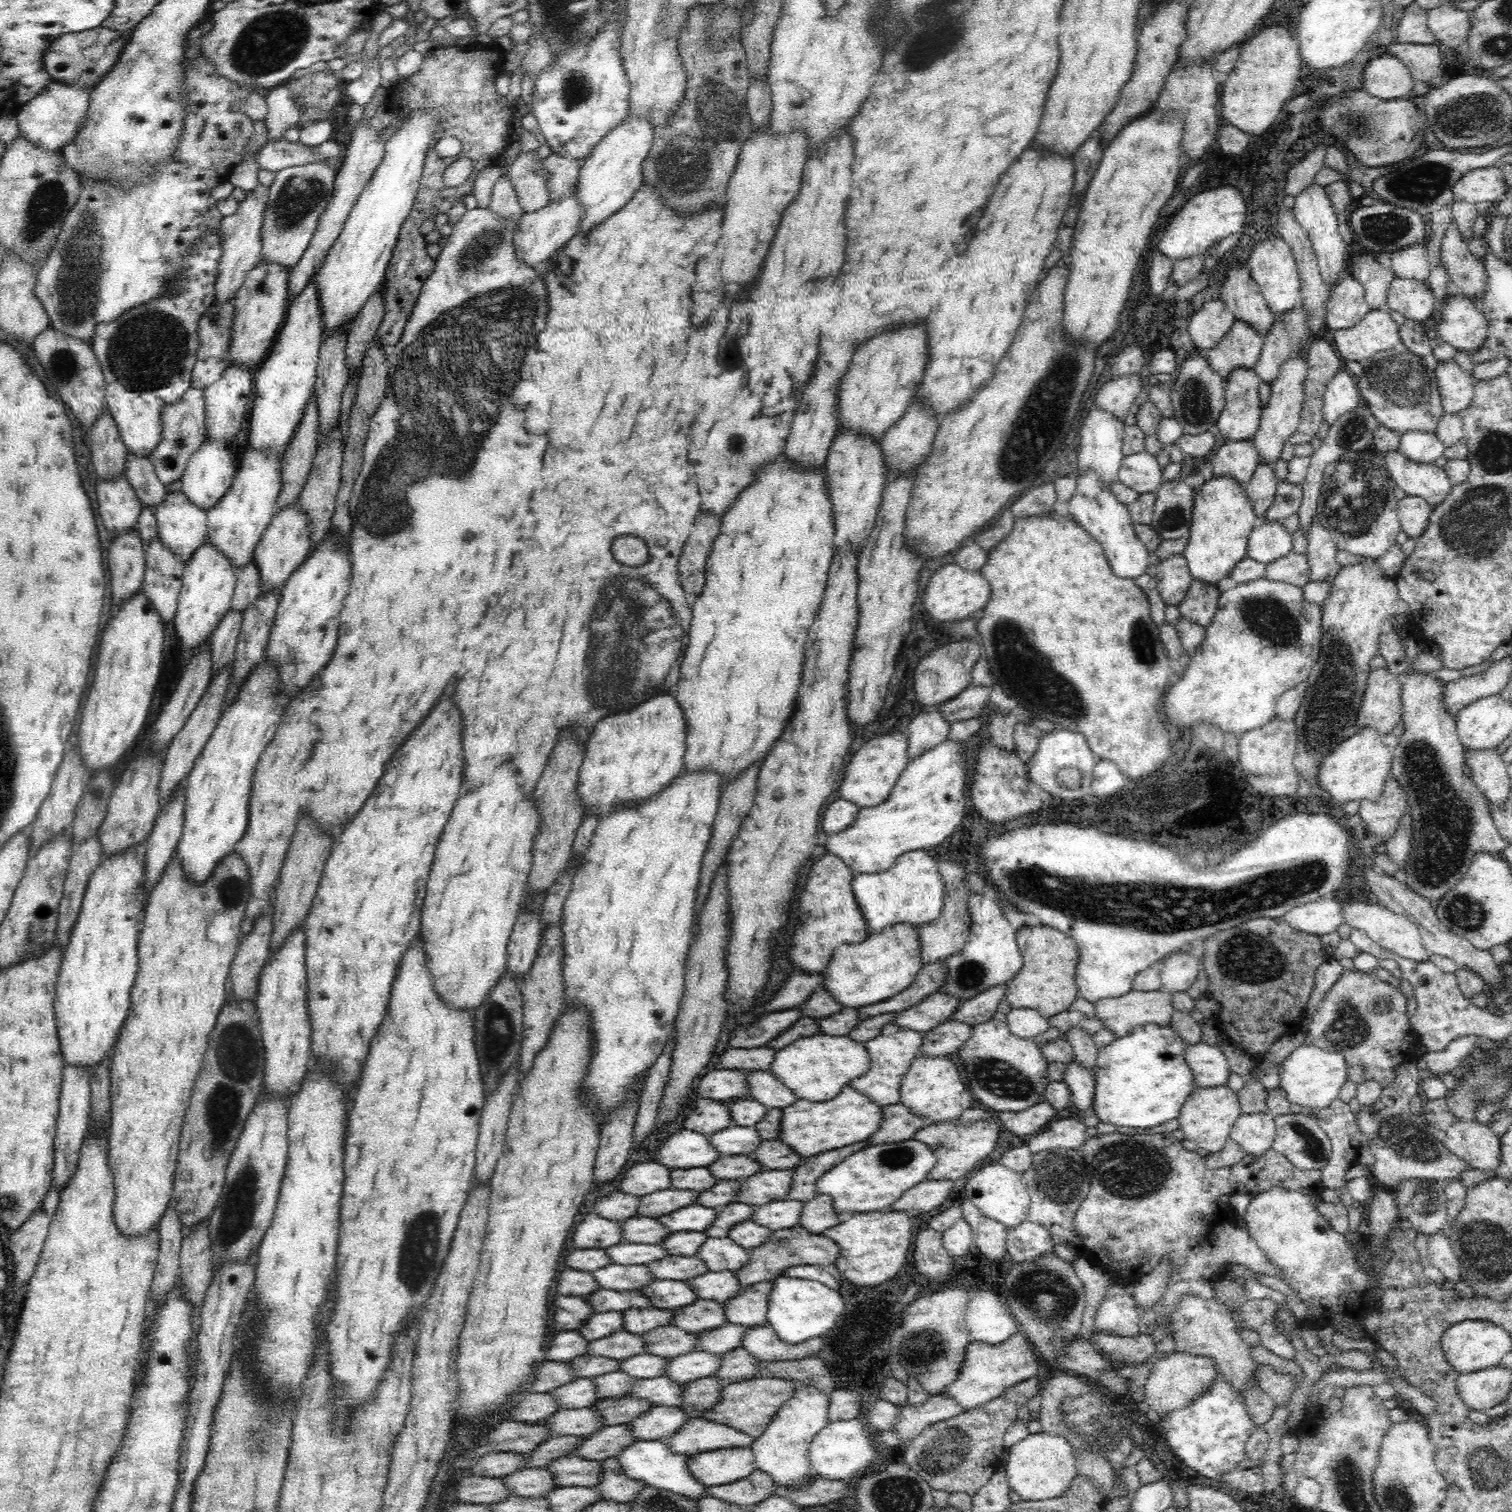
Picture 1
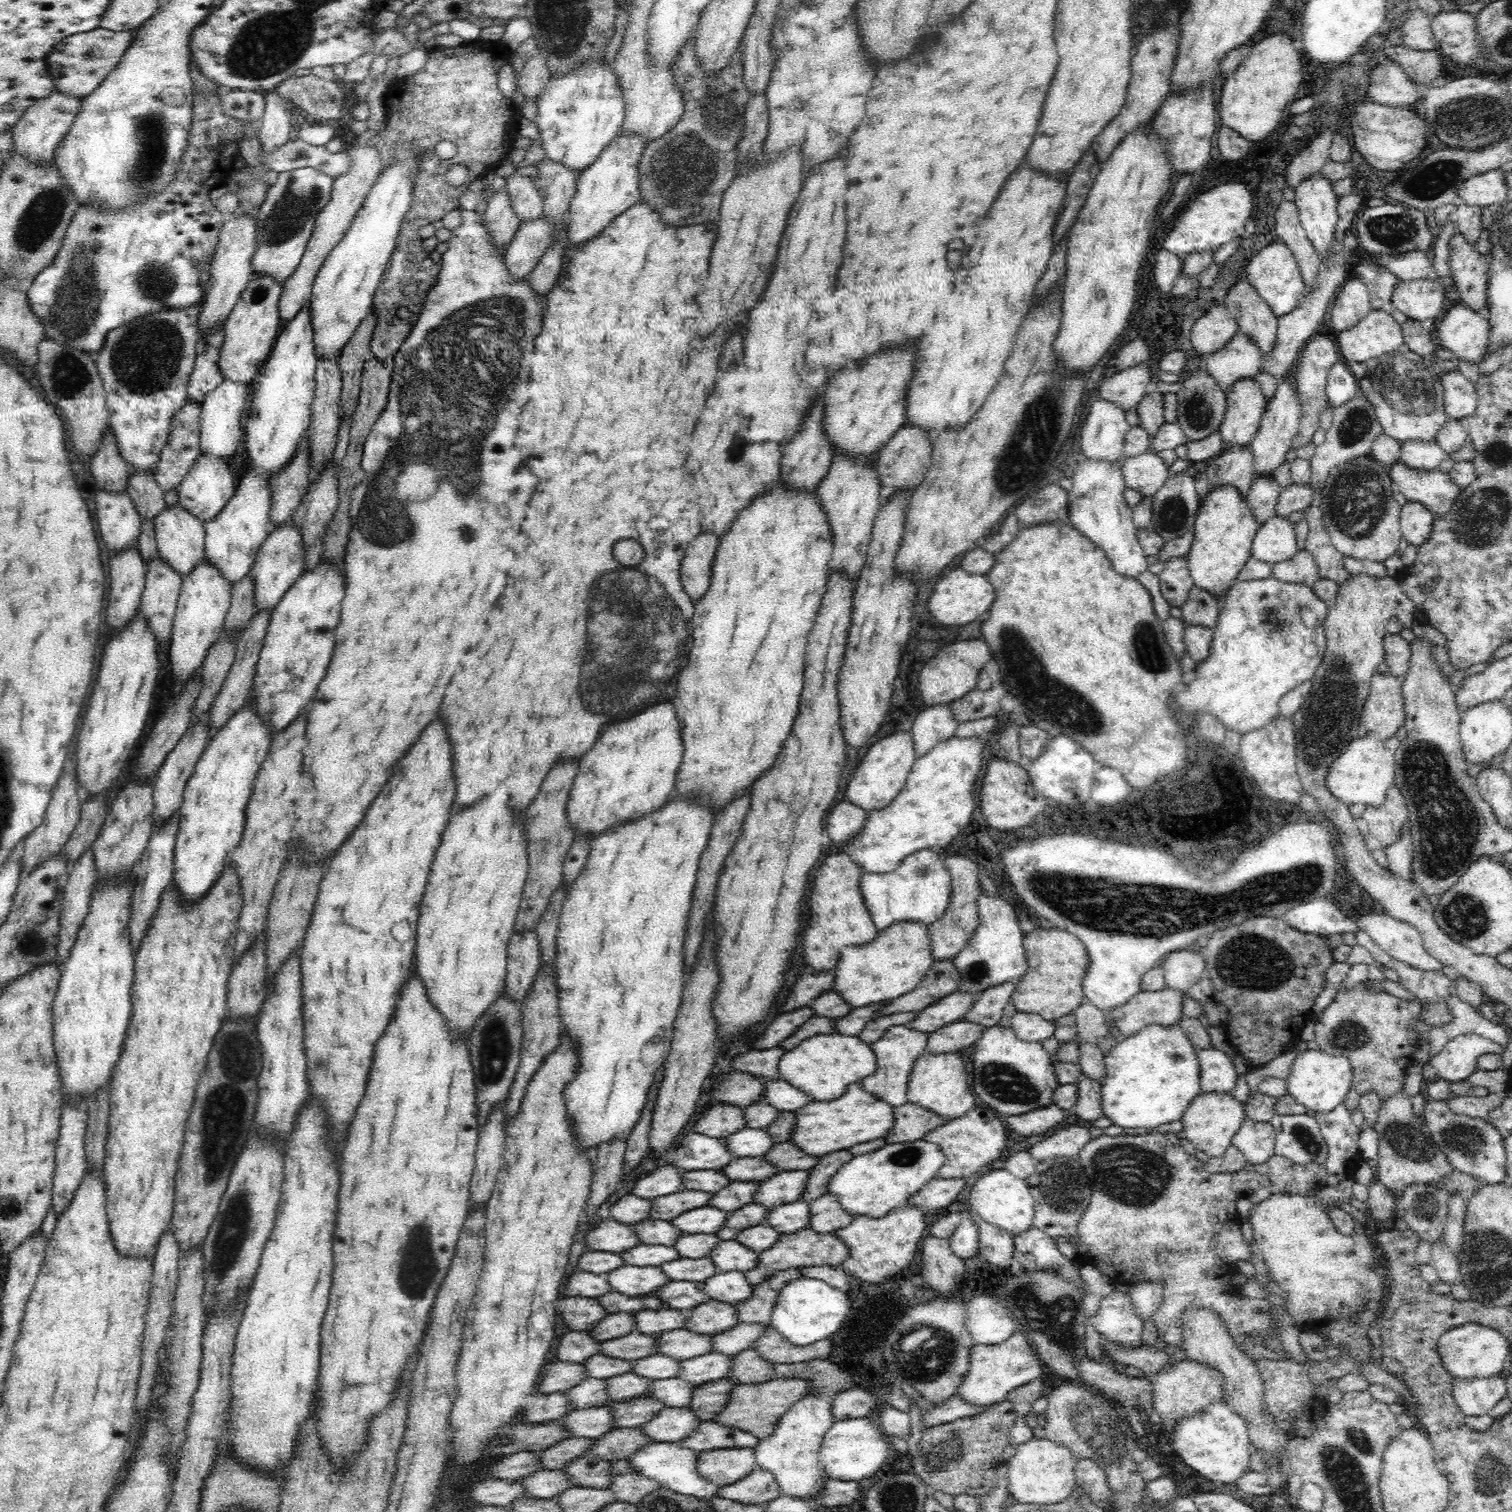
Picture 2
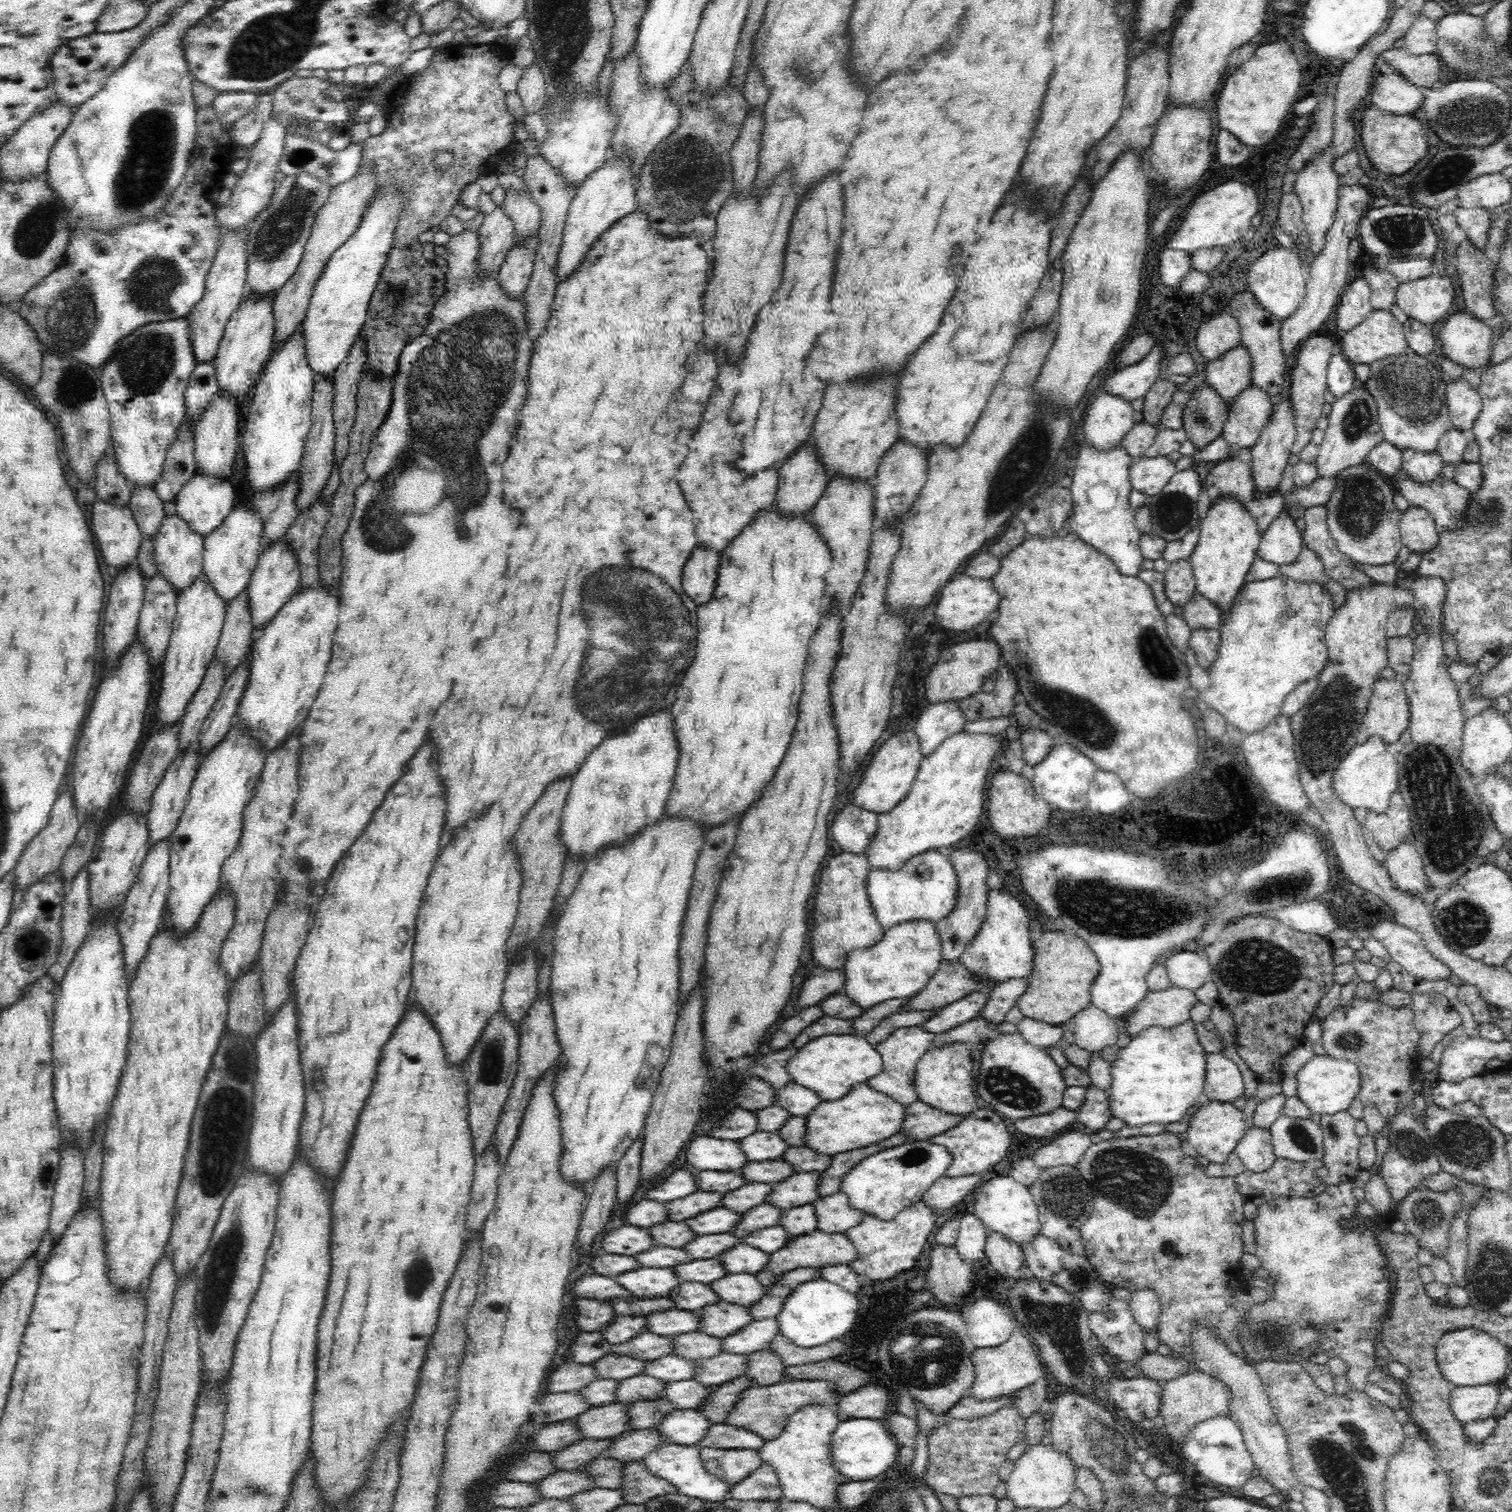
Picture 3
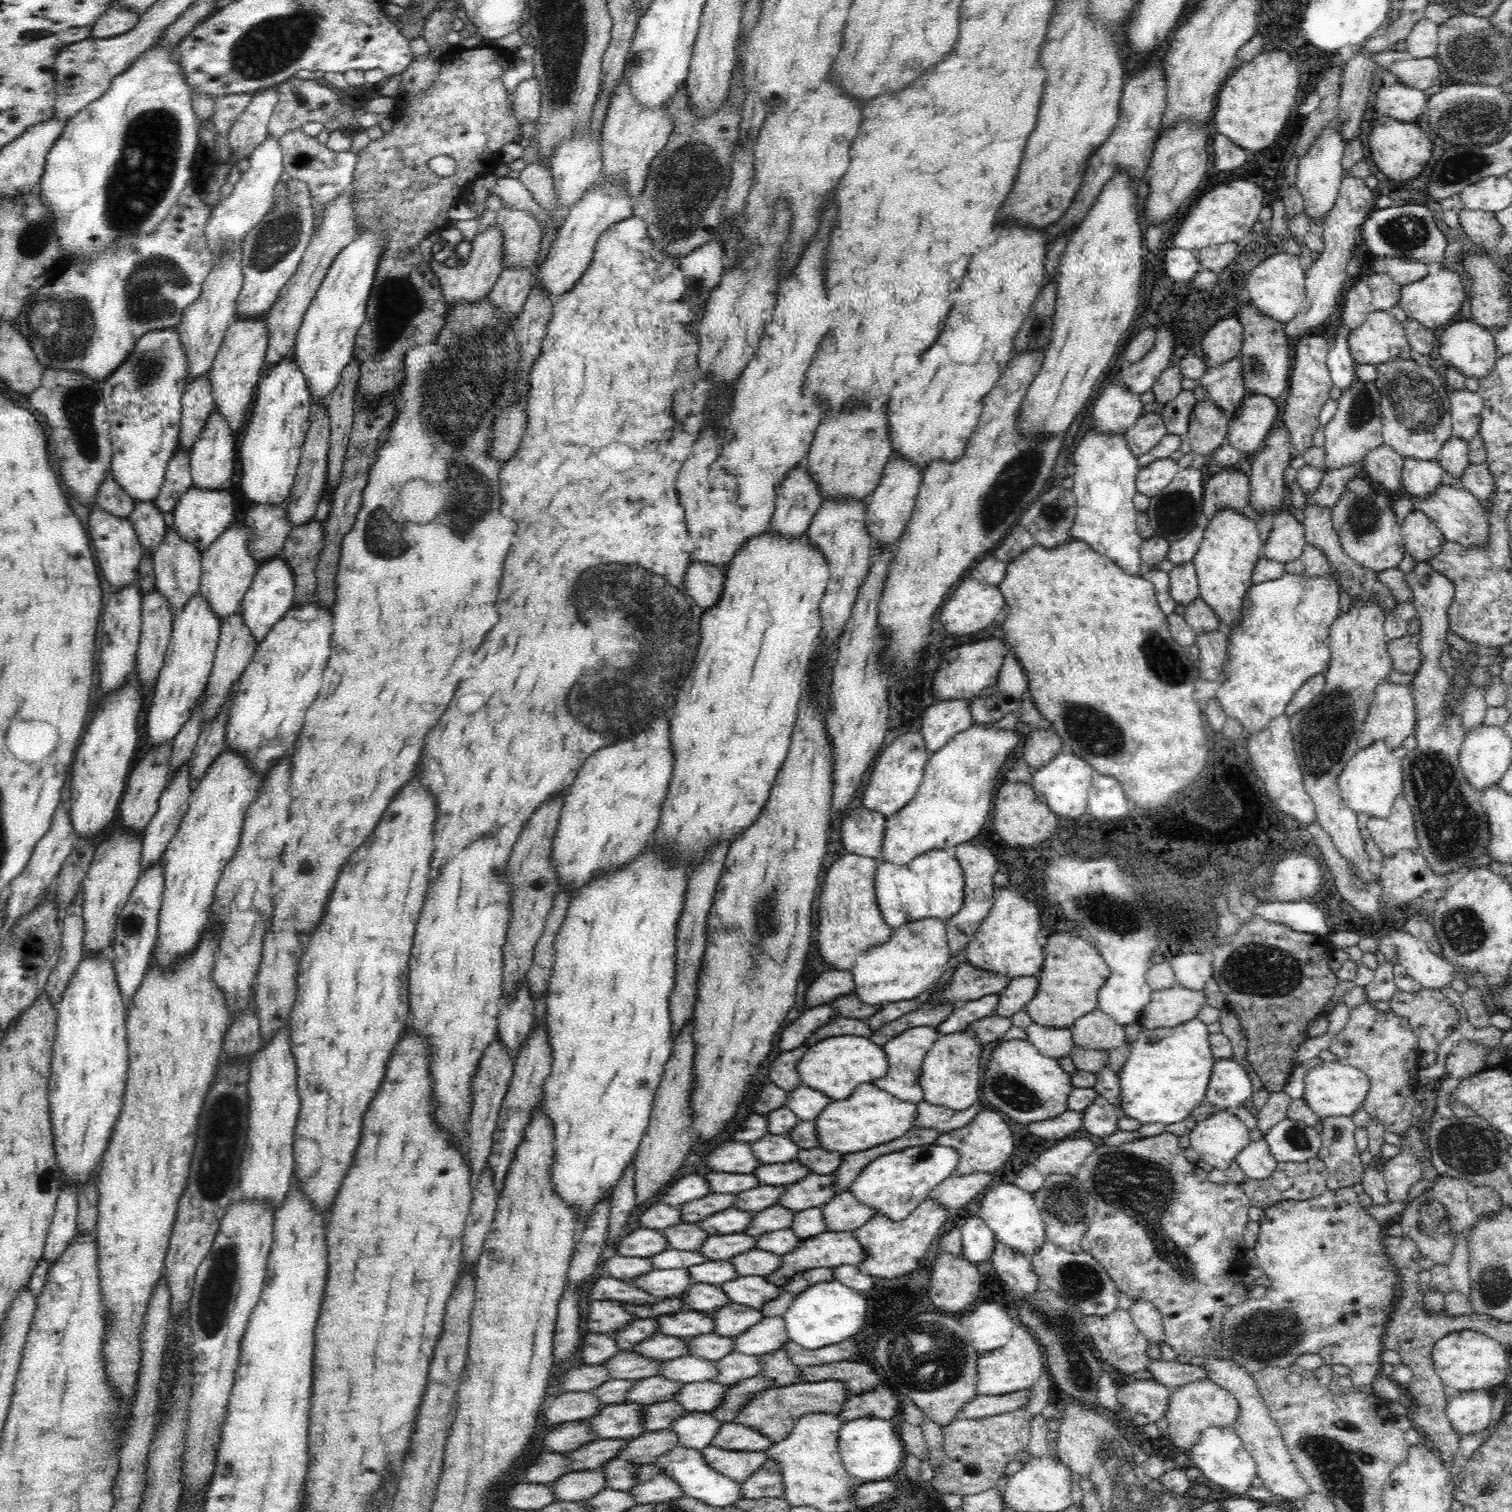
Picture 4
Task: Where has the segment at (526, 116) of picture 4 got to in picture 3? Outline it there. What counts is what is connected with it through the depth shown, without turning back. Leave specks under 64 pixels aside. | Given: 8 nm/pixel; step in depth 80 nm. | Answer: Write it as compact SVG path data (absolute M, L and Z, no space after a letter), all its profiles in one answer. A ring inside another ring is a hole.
M534 60L527 66L524 74L517 84L519 94L525 114L540 113L546 103L546 77L538 65L538 60Z

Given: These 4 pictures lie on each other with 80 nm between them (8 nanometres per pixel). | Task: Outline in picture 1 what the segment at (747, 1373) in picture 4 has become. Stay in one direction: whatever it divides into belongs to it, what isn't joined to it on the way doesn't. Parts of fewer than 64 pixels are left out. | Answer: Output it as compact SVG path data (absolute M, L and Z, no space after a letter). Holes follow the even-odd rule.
M696 1349L688 1354L682 1354L678 1358L668 1359L665 1377L685 1384L691 1380L717 1374L721 1364L721 1356Z

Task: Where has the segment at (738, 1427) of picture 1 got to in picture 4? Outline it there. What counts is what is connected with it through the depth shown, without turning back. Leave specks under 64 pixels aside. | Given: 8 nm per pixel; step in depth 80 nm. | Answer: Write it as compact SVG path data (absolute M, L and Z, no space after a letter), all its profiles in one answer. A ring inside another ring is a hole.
M828 1380L825 1382L802 1382L788 1386L772 1386L766 1390L752 1393L751 1399L736 1413L733 1422L760 1432L772 1442L780 1442L788 1437L790 1430L796 1426L796 1420L806 1413L824 1412L838 1415L844 1401L850 1396L842 1382Z

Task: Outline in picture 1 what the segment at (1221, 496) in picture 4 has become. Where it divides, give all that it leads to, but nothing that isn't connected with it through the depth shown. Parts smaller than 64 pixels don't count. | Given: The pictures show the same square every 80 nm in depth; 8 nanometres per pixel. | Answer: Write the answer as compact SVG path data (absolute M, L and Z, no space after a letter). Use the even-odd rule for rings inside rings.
M1228 439L1209 459L1214 466L1213 478L1230 476L1242 486L1252 480L1259 465L1258 451L1254 447L1253 439Z

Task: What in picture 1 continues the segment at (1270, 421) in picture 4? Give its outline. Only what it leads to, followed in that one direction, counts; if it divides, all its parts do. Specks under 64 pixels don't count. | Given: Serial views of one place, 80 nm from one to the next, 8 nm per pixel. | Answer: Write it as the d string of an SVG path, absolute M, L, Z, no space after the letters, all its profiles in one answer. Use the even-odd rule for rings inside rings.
M1238 368L1230 376L1225 378L1225 404L1224 410L1217 418L1217 434L1221 434L1225 440L1248 440L1252 439L1259 429L1261 410L1264 405L1260 403L1259 384L1261 383L1253 370Z

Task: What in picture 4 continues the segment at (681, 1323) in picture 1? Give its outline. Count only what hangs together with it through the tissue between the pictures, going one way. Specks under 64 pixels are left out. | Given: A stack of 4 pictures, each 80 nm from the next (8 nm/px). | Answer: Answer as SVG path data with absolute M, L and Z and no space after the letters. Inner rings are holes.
M737 1303L726 1304L716 1312L710 1312L708 1316L714 1321L714 1333L726 1338L736 1338L744 1334L748 1328L762 1322L764 1318L760 1310Z

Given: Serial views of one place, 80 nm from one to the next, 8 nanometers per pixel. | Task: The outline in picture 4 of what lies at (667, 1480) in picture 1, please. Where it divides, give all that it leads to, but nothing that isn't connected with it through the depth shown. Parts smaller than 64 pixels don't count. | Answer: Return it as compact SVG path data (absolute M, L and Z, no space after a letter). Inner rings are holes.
M678 1445L656 1460L653 1465L663 1470L672 1480L675 1480L682 1487L686 1496L701 1500L714 1507L734 1505L741 1498L741 1483L734 1482L731 1478L712 1470L712 1467L708 1466L708 1463L704 1460L701 1450Z

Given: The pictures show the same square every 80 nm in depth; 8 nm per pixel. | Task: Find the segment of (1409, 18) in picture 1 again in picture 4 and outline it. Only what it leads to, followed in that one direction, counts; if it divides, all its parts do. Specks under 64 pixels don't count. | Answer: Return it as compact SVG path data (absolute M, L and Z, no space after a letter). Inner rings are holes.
M1422 18L1405 38L1407 51L1414 58L1432 58L1437 56L1438 24Z

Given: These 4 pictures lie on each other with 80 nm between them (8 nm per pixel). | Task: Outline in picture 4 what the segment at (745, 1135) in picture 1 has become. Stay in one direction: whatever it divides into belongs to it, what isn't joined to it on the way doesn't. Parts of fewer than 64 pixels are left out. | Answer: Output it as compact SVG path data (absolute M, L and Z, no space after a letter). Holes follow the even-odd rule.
M766 1133L762 1138L751 1142L752 1154L762 1164L784 1164L794 1161L799 1146L787 1135Z

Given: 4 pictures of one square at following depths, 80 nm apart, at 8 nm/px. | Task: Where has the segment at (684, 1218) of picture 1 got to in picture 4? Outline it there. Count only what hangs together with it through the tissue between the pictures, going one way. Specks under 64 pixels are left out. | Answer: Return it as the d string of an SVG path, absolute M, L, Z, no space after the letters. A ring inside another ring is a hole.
M734 1206L700 1220L699 1225L710 1235L738 1234L750 1224L753 1213Z

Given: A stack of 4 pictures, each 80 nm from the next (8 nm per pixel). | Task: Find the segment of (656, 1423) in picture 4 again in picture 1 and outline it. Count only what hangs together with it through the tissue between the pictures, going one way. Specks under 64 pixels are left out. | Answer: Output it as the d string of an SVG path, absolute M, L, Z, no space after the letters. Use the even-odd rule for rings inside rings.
M626 1396L621 1399L606 1398L598 1400L592 1407L600 1412L602 1425L618 1426L618 1424L630 1424L631 1420L638 1418L653 1406L654 1404L647 1400Z

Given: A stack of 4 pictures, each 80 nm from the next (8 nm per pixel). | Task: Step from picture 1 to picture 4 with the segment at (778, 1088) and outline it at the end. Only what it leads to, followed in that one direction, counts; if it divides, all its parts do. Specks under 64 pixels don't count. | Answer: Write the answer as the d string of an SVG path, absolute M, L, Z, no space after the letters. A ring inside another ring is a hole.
M802 1085L787 1091L787 1107L800 1121L813 1121L820 1114L824 1114L826 1106L833 1101L823 1092Z

